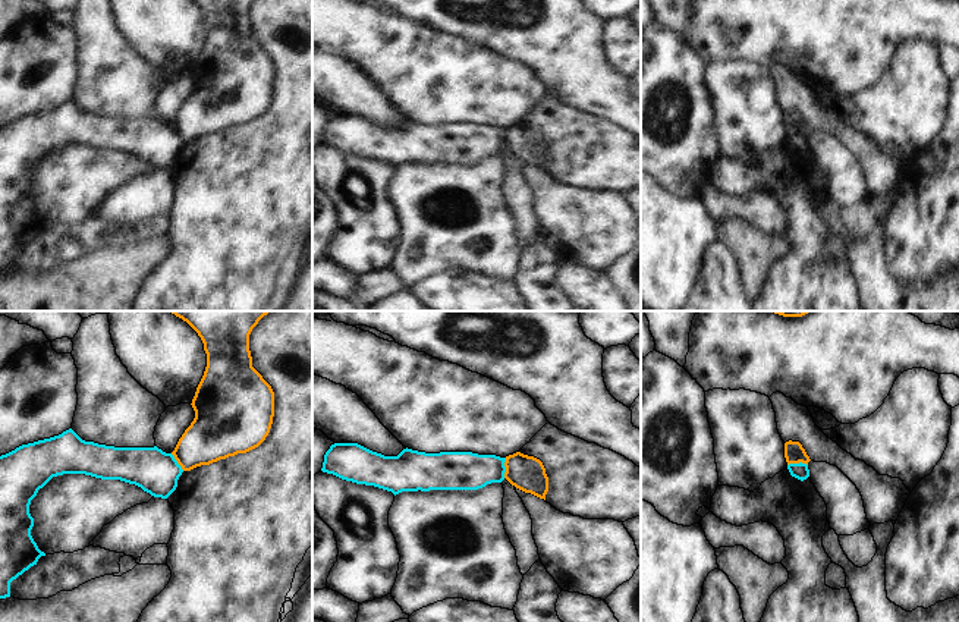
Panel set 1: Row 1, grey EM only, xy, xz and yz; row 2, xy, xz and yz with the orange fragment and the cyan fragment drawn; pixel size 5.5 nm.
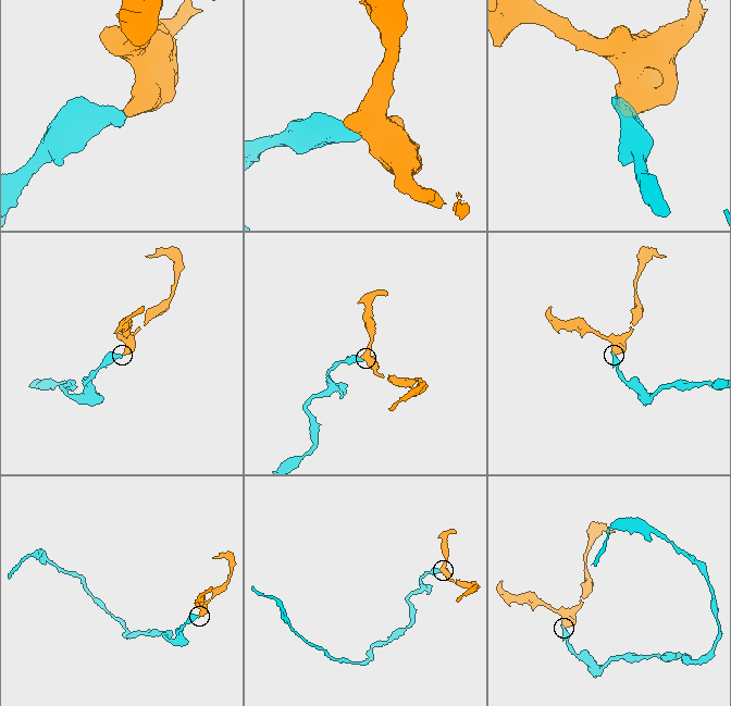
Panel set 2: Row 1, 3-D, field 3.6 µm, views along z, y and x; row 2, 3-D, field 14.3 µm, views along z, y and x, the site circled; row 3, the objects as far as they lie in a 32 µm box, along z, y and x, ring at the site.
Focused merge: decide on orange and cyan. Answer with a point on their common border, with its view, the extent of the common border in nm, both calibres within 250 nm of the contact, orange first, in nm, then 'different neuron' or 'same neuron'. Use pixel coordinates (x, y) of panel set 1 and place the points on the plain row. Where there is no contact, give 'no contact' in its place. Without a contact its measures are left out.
xz (506, 140) | 110 nm | 190/200 nm | different neuron

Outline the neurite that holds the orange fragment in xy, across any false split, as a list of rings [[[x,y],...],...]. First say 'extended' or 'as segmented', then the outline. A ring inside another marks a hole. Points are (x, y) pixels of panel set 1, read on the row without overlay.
as segmented; [[[194,0],[204,15],[207,38],[192,70],[195,89],[172,126],[183,142],[258,119],[270,104],[274,63],[252,38],[249,6],[252,0]]]

